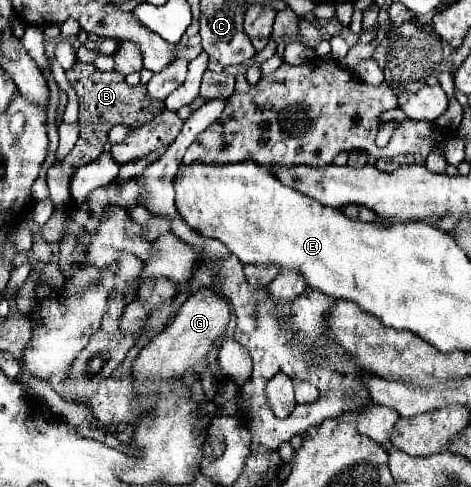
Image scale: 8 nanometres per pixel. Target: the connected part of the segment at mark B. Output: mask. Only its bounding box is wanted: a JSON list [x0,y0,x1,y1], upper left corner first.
[47,62,165,210]

